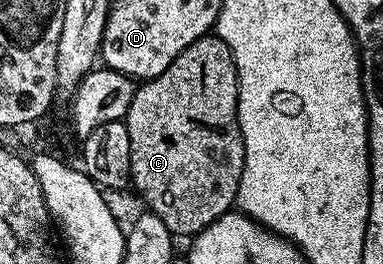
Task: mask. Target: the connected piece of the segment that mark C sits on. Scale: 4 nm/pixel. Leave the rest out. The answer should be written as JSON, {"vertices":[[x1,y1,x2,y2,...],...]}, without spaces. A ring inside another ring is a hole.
{"vertices":[[201,36,168,70,139,83,124,119,130,143,130,184,142,195,143,205,155,212,175,237,193,238,235,207,246,155,238,121,238,71,232,50,220,37]]}

